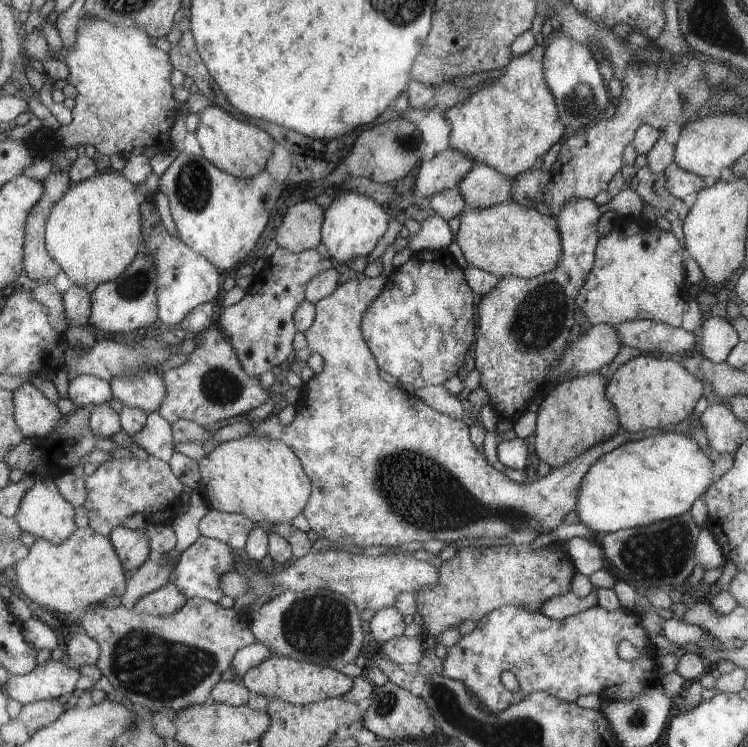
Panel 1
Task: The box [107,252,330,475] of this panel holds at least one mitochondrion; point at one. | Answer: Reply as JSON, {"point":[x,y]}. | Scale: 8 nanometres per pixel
{"point":[219,387]}

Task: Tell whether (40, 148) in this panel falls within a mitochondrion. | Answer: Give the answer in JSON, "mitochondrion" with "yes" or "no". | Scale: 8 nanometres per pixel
{"mitochondrion":"no"}

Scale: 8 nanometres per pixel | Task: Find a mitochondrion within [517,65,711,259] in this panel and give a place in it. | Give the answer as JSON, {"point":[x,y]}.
{"point":[581,103]}

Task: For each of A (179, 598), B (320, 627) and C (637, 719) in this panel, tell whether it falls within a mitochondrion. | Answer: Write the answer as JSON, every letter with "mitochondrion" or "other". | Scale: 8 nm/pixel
{"A":"other","B":"mitochondrion","C":"mitochondrion"}

